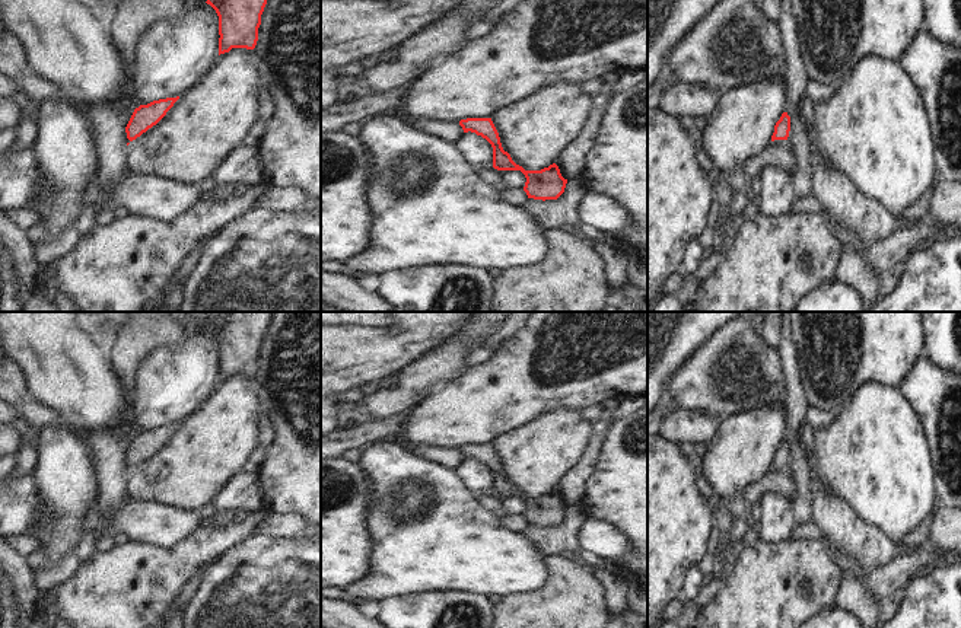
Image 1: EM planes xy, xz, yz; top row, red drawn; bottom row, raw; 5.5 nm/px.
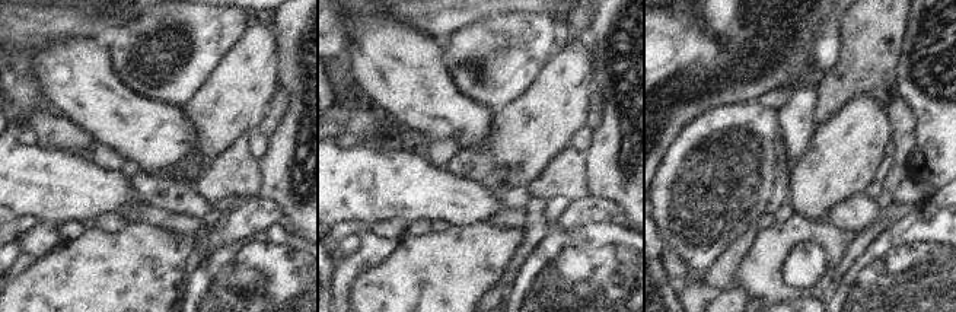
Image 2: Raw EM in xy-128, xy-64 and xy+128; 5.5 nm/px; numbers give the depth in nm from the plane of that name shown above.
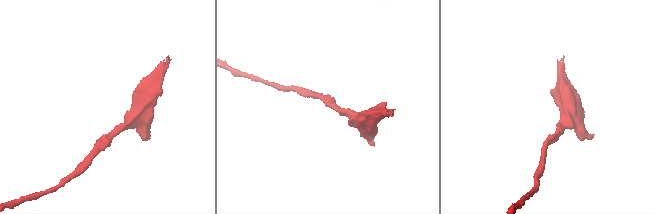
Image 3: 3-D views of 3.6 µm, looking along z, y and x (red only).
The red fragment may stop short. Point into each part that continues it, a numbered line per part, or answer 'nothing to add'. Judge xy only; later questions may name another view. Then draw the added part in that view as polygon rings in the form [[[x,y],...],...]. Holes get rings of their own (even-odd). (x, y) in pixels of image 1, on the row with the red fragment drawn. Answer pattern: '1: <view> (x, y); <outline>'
nothing to add

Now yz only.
nothing to add

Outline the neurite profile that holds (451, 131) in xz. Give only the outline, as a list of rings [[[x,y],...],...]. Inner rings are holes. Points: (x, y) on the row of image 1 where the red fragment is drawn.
[[[417,118],[411,121],[413,128],[435,136],[443,141],[456,144],[464,134],[459,121],[442,121],[437,118]]]

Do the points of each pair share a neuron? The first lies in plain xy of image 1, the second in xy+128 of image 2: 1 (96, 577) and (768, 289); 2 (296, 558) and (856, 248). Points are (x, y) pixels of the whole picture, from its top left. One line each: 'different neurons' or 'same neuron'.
1: same neuron
2: different neurons

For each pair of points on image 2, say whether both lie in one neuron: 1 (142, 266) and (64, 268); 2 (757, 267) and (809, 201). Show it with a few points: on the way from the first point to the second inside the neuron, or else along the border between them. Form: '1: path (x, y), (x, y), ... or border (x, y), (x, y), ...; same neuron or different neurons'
1: path (123, 268), (83, 268); same neuron
2: border (794, 212), (809, 219), (824, 220); different neurons

